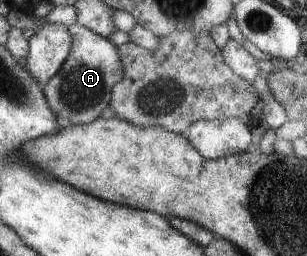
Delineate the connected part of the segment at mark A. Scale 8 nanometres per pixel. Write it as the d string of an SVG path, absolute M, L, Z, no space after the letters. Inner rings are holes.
M76 23L70 25L69 30L73 39L70 53L61 69L47 80L41 90L57 117L67 119L69 123L91 123L101 111L106 111L111 88L122 77L121 57L117 46L107 38Z

